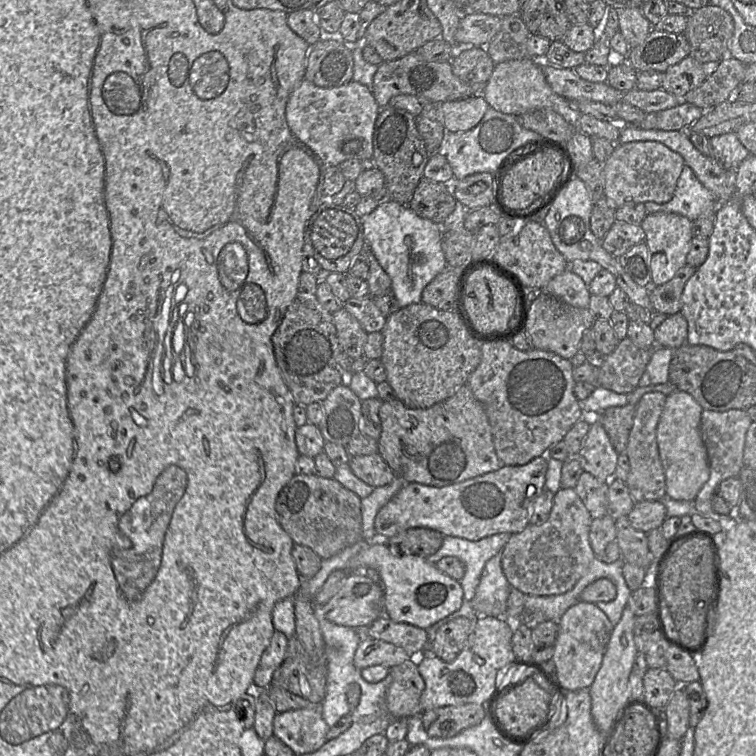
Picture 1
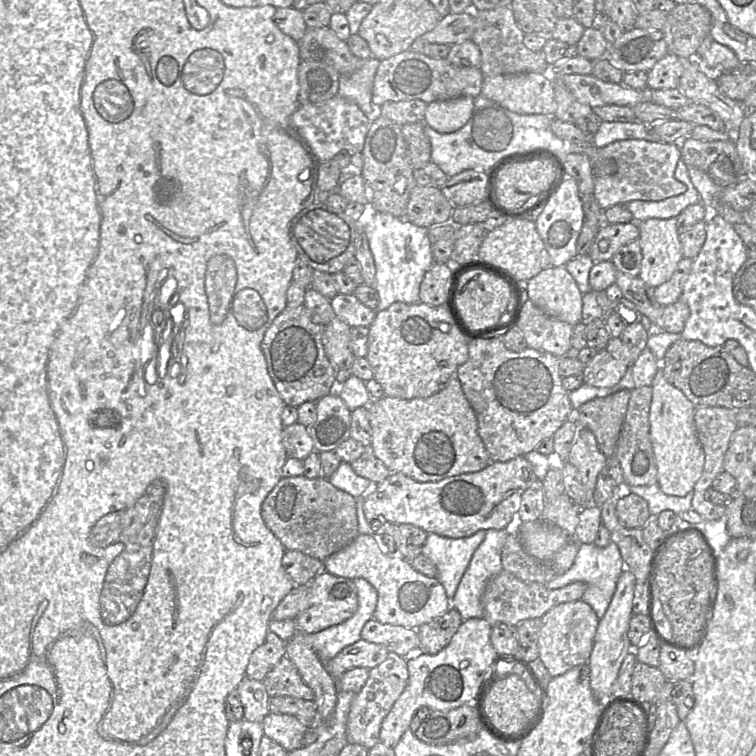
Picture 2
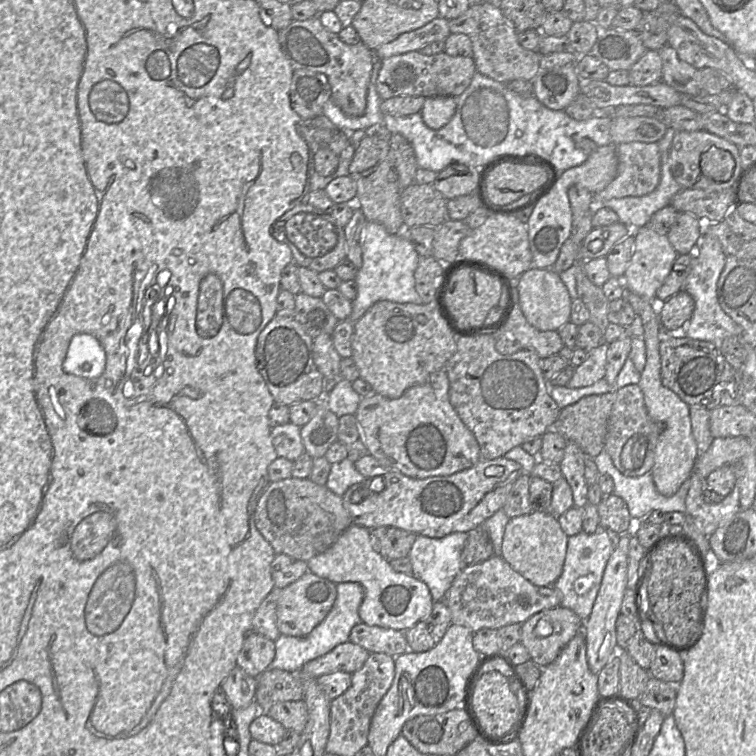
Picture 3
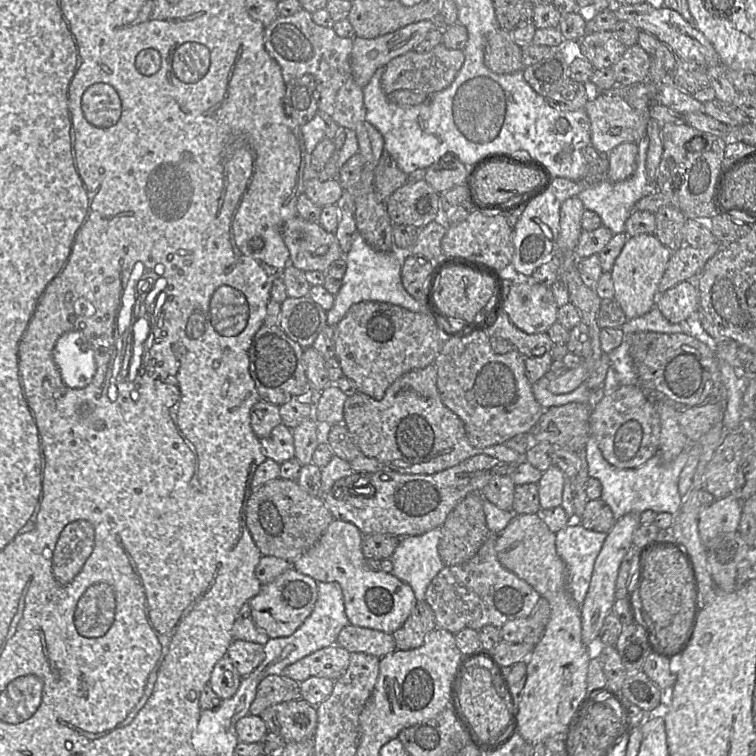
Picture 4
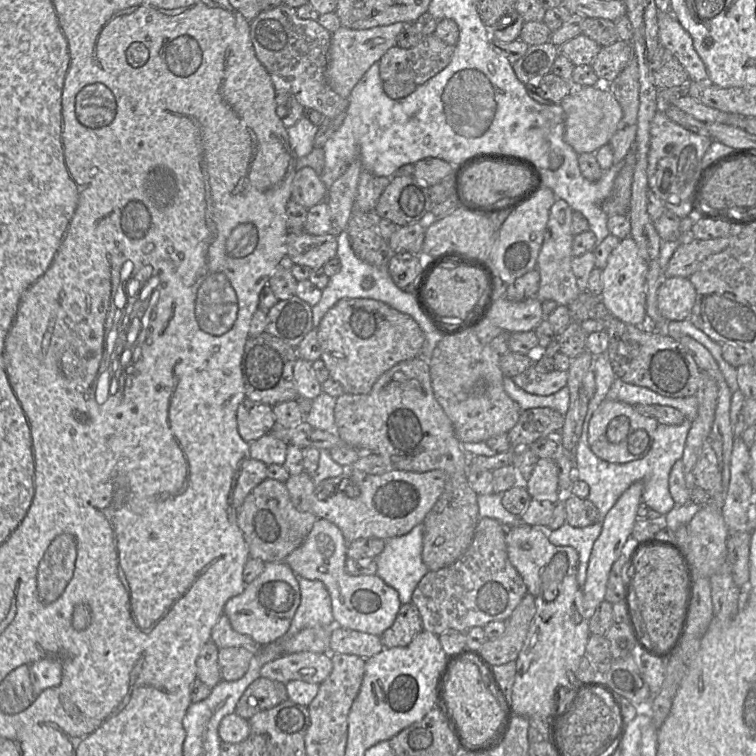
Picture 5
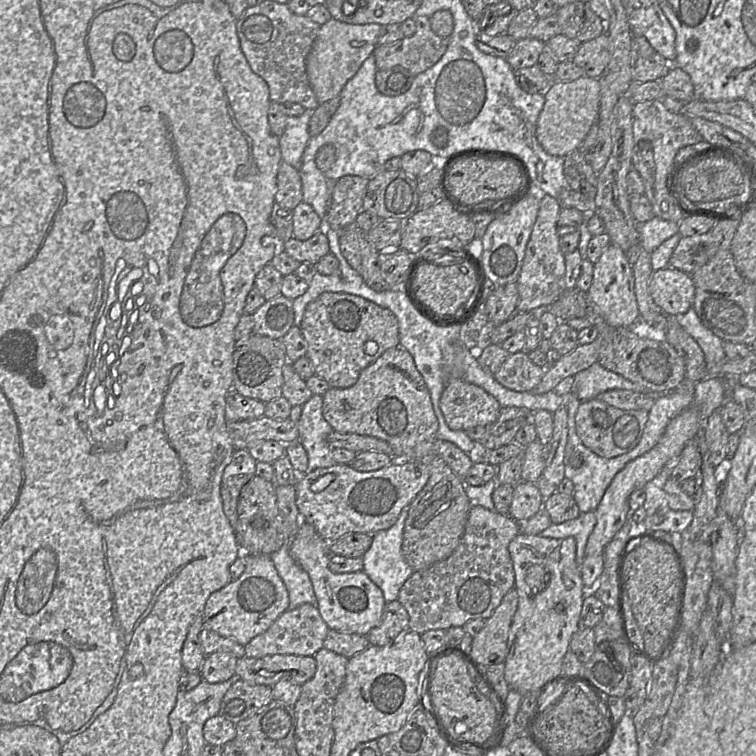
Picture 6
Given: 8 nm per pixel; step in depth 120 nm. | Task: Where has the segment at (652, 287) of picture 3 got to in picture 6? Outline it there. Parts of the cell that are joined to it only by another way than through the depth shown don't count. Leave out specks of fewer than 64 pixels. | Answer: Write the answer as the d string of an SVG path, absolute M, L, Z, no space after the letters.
M609 245L593 264L592 283L586 293L607 325L632 328L638 324L640 313L634 291L634 274L627 253L619 246Z

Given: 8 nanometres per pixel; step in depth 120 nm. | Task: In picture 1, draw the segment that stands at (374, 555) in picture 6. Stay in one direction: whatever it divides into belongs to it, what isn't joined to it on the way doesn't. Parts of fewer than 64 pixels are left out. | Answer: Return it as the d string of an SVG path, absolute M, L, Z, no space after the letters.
M499 533L470 541L460 537L444 536L440 548L428 558L432 563L443 557L454 556L465 566L463 577L459 580L464 593L464 601L470 601L478 586L486 562L496 554L501 554L511 534Z

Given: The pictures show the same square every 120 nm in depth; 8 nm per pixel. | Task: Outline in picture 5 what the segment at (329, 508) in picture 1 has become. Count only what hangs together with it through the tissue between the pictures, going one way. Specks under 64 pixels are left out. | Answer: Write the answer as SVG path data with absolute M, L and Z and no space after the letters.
M265 479L245 498L237 510L237 524L252 558L263 562L284 562L305 540L318 518L311 512L298 511L283 482Z

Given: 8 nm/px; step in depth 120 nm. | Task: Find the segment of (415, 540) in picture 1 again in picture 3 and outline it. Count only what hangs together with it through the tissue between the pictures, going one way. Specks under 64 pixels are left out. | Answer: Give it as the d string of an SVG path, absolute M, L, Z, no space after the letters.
M379 527L371 530L371 544L389 561L407 557L417 536L396 527Z

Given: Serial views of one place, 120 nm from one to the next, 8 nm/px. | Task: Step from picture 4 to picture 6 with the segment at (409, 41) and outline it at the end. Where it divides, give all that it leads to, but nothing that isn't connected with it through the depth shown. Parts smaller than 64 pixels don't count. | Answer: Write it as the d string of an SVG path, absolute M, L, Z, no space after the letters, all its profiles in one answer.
M333 17L320 26L312 49L306 57L309 84L319 104L340 95L346 83L357 73L363 62L373 54L382 28L379 24L348 24Z

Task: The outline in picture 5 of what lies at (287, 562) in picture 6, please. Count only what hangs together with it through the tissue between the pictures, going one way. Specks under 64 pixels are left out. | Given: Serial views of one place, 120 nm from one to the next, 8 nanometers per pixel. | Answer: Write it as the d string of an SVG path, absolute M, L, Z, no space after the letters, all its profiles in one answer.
M296 575L301 601L291 621L290 628L285 636L292 636L300 630L321 625L334 627L331 598L325 585L319 580L307 580Z

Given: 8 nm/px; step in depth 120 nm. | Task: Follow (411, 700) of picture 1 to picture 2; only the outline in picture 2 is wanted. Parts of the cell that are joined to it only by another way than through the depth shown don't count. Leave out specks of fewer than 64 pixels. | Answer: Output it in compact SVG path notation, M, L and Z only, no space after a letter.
M389 652L381 664L370 669L365 685L350 705L346 728L349 744L359 744L370 749L379 741L382 721L405 689L408 677L407 660L394 652Z

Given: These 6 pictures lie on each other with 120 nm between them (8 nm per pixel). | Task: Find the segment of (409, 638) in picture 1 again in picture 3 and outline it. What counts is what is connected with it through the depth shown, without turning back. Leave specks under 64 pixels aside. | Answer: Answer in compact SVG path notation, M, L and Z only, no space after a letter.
M365 623L356 624L350 631L349 641L370 653L385 653L391 657L409 651L404 631Z

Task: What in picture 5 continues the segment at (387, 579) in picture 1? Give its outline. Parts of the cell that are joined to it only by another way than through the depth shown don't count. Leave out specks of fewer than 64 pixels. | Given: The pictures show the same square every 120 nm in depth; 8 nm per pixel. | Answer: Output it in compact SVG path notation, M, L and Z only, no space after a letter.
M317 519L303 543L286 557L285 563L295 575L307 580L319 580L325 585L331 598L336 626L379 636L396 618L401 606L399 595L376 574L347 574L347 546L348 543L335 524L325 519Z

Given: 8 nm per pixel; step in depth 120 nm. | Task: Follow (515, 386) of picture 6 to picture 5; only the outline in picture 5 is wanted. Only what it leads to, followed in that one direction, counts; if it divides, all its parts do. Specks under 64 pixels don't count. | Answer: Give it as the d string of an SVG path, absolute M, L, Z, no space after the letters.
M532 366L512 377L512 380L528 393L548 396L567 386L568 371L554 370L548 373L540 373Z

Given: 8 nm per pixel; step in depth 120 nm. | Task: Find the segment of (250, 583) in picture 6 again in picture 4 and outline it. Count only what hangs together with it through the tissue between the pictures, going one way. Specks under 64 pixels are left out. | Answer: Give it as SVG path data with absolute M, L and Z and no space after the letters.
M291 567L272 582L262 585L259 593L248 601L246 610L249 611L254 624L270 639L288 637L311 614L317 598L317 582Z

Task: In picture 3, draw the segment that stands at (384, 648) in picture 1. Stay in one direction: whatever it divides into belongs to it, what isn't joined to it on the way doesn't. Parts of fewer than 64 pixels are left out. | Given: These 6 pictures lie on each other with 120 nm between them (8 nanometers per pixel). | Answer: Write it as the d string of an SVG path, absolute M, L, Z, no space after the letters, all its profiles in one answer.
M347 641L337 645L327 654L305 663L299 674L302 678L313 679L334 672L353 674L362 668L369 654L363 647Z

